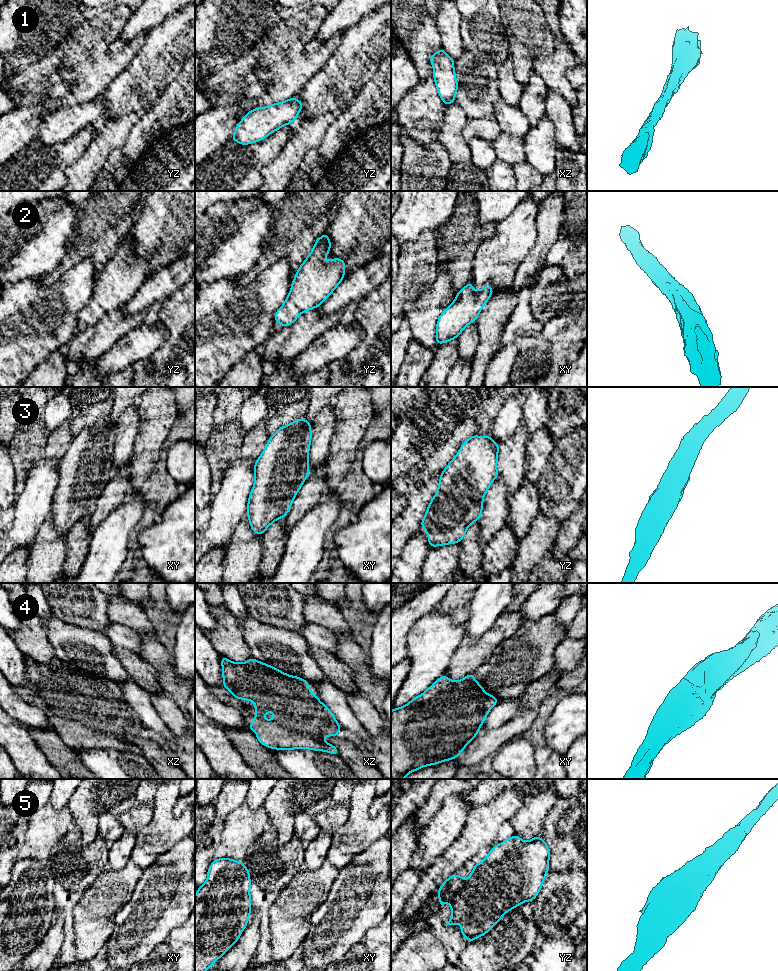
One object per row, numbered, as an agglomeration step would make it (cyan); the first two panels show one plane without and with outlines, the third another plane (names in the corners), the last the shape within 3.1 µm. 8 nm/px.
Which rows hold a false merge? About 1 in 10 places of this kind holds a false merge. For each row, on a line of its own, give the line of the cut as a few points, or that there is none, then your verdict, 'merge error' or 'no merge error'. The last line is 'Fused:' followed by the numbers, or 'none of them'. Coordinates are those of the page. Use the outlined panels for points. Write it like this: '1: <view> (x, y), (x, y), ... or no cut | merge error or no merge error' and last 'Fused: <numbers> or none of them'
1: no cut | no merge error
2: no cut | no merge error
3: no cut | no merge error
4: no cut | no merge error
5: no cut | no merge error
Fused: none of them

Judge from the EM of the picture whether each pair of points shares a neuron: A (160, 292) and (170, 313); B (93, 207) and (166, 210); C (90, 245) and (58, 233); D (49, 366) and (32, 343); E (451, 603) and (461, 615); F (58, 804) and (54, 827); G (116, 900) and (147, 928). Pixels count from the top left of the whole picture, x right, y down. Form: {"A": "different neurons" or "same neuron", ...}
{"A": "different neurons", "B": "different neurons", "C": "different neurons", "D": "different neurons", "E": "same neuron", "F": "different neurons", "G": "different neurons"}

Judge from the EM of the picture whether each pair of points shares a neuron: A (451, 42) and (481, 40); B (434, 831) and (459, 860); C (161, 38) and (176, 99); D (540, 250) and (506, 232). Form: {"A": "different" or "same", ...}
{"A": "different", "B": "different", "C": "different", "D": "different"}

